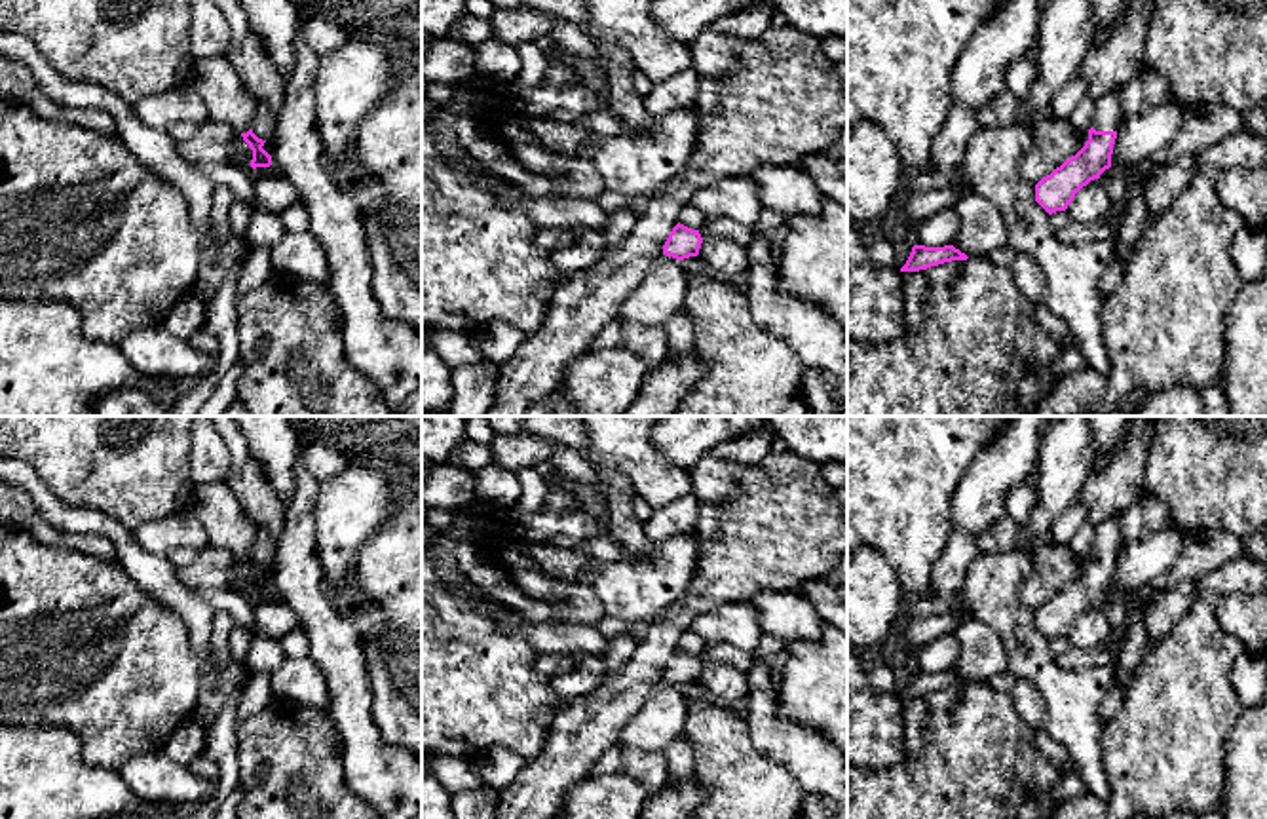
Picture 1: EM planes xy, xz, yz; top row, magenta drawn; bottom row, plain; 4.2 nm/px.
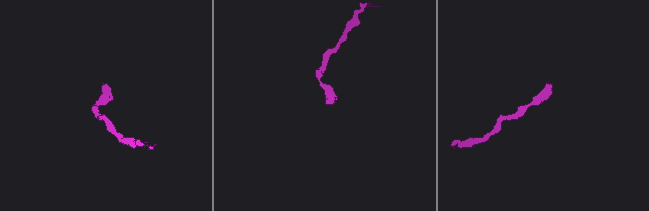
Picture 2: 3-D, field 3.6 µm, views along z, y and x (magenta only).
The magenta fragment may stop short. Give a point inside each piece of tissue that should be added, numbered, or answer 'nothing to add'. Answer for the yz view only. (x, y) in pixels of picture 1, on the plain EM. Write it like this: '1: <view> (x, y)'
1: yz (1106, 542)

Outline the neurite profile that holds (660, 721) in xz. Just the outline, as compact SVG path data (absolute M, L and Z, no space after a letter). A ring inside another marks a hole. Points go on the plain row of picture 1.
M659 680L640 711L621 728L619 743L663 752L684 732L686 718L688 707L682 688Z

